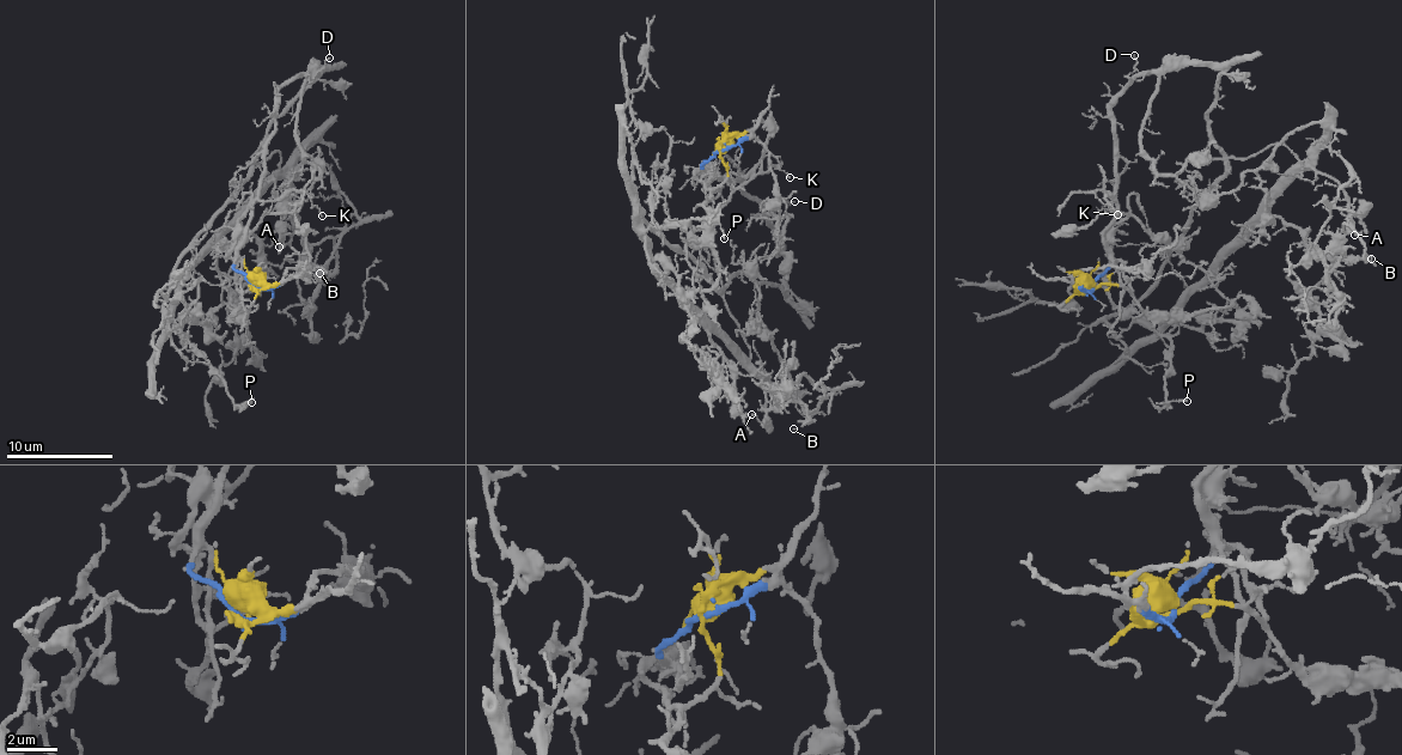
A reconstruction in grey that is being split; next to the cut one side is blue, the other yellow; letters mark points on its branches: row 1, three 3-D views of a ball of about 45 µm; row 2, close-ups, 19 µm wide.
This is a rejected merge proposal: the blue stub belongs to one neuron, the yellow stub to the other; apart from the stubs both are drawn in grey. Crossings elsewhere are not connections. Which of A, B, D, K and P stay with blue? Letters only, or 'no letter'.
D, K

